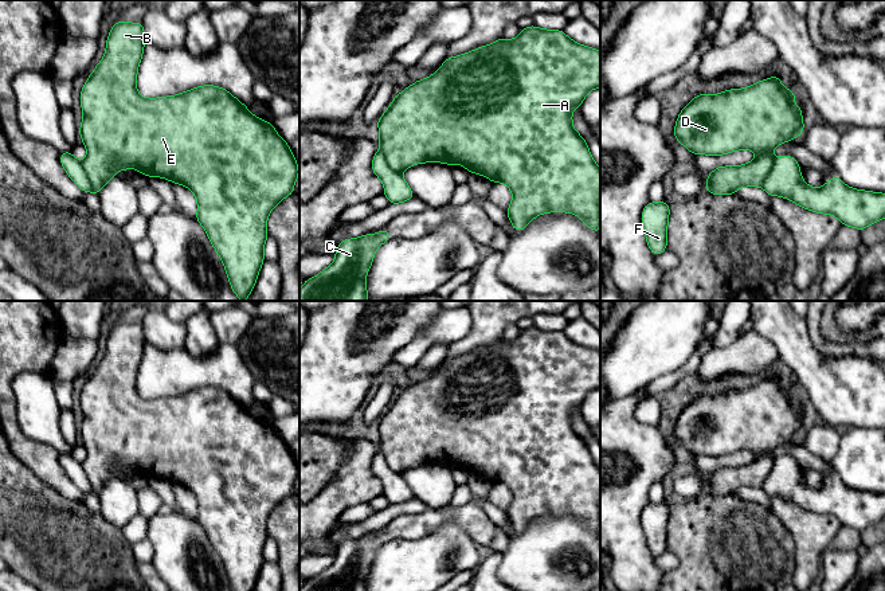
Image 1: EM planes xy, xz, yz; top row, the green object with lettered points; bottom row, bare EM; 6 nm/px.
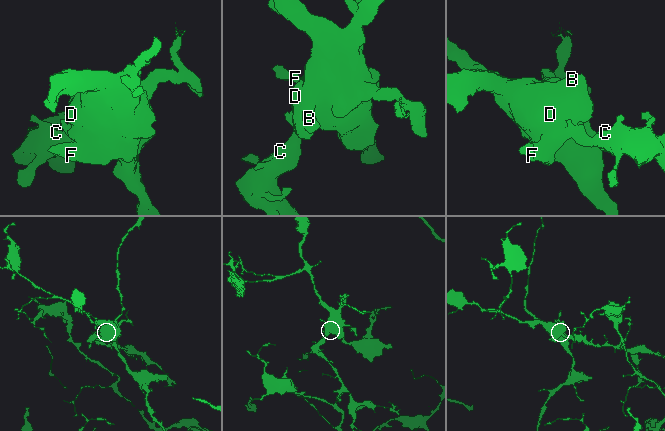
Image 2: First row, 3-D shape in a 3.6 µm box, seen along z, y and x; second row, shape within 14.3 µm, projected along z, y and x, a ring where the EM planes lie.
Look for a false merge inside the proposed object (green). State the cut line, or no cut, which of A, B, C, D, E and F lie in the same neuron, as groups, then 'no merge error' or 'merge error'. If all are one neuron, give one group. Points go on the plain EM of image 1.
cut xy (81, 464), (89, 482), (100, 490); groups A B D E F / C; merge error

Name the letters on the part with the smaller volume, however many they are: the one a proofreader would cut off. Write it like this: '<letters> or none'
C

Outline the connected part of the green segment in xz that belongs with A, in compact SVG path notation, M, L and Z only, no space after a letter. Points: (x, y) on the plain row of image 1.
M522 329L520 336L446 359L431 377L406 388L376 423L387 465L402 473L420 463L462 465L493 484L505 484L513 501L506 512L514 532L545 513L571 513L600 533L600 469L586 441L572 427L572 411L592 390L600 388L600 352L575 344L560 330Z

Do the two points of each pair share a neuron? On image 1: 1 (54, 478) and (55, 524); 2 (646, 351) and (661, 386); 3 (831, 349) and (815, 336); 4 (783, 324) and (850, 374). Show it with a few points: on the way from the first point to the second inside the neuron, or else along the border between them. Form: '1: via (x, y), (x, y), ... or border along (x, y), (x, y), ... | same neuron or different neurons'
1: border along (30, 469), (65, 497), (82, 501) | different neurons
2: border along (685, 361), (677, 368), (657, 376), (643, 388) | different neurons
3: via (827, 348), (819, 340) | same neuron
4: via (794, 343), (823, 372), (831, 372) | same neuron

